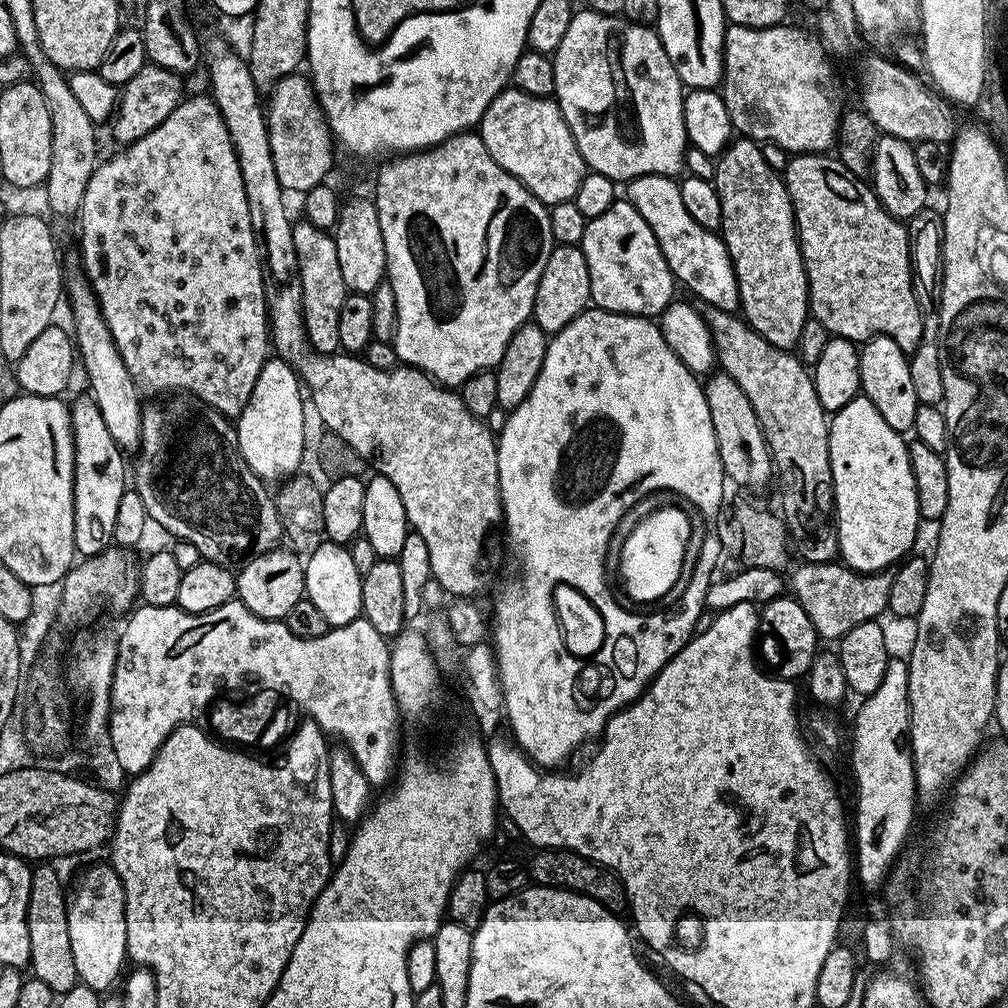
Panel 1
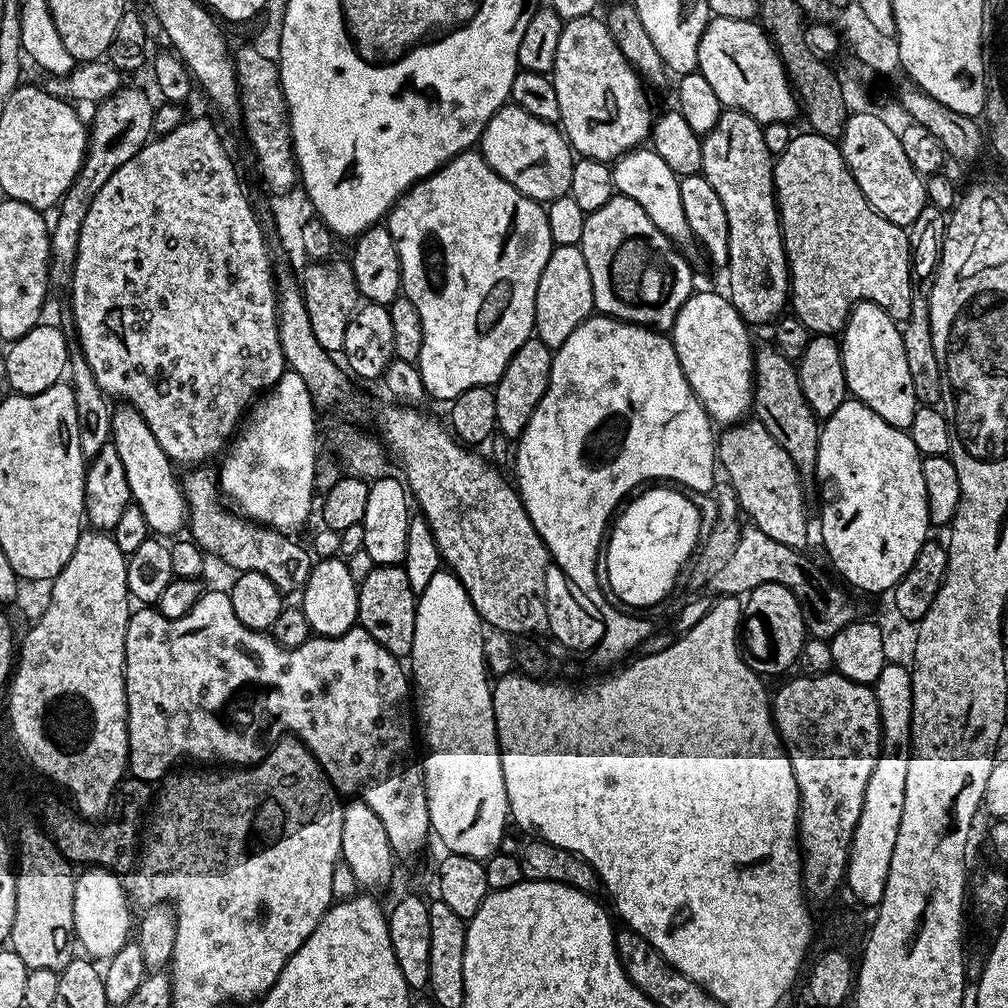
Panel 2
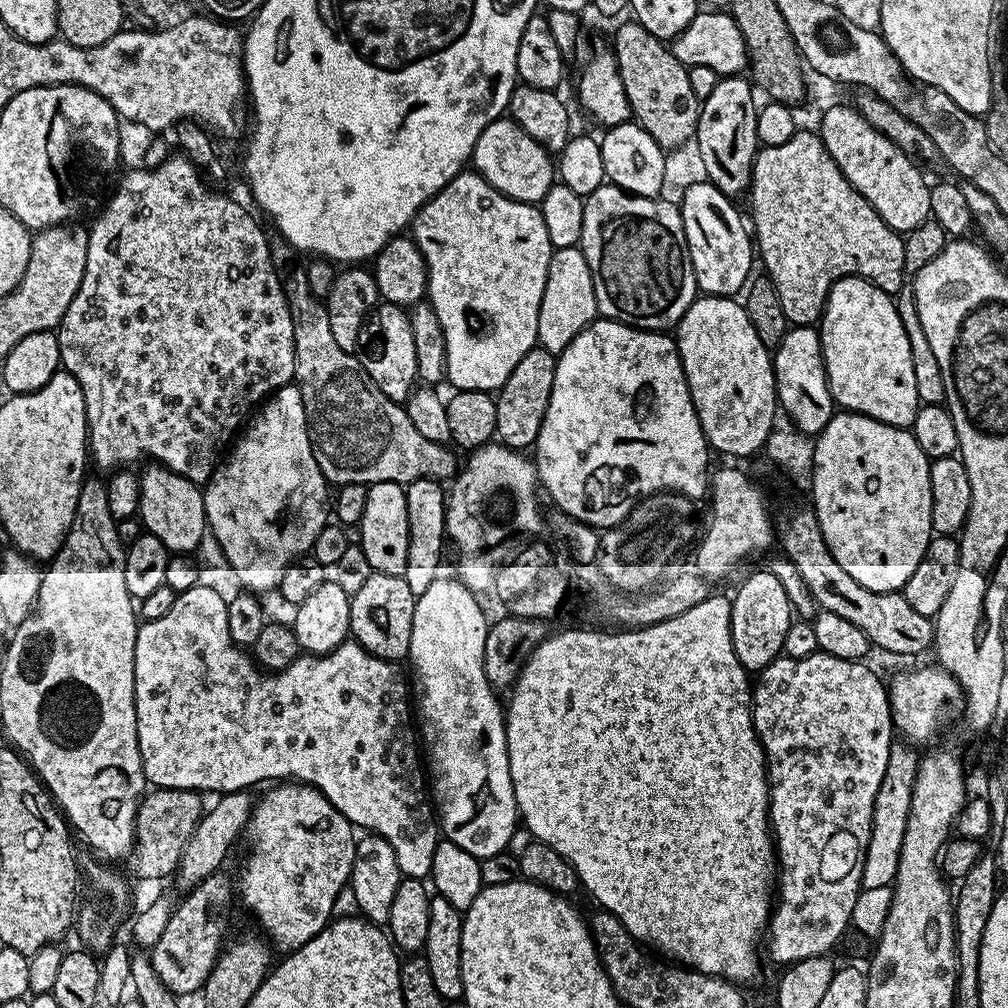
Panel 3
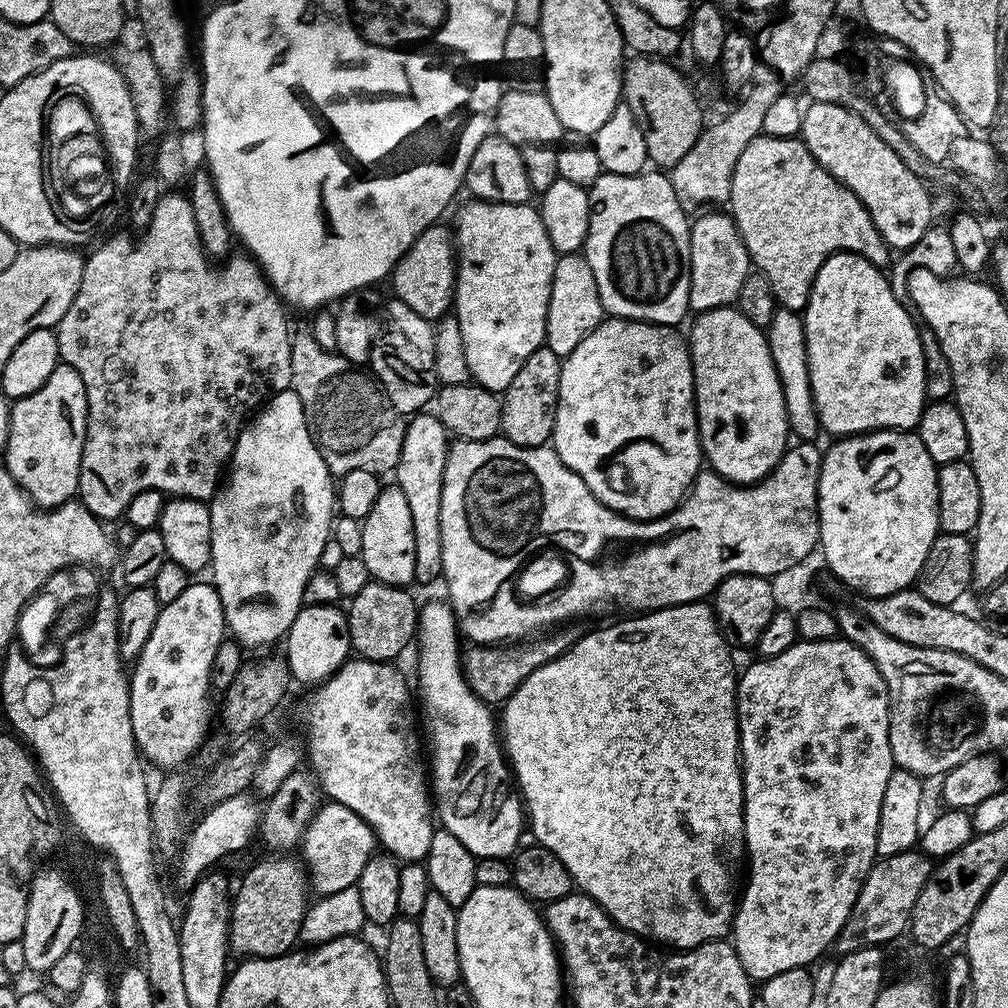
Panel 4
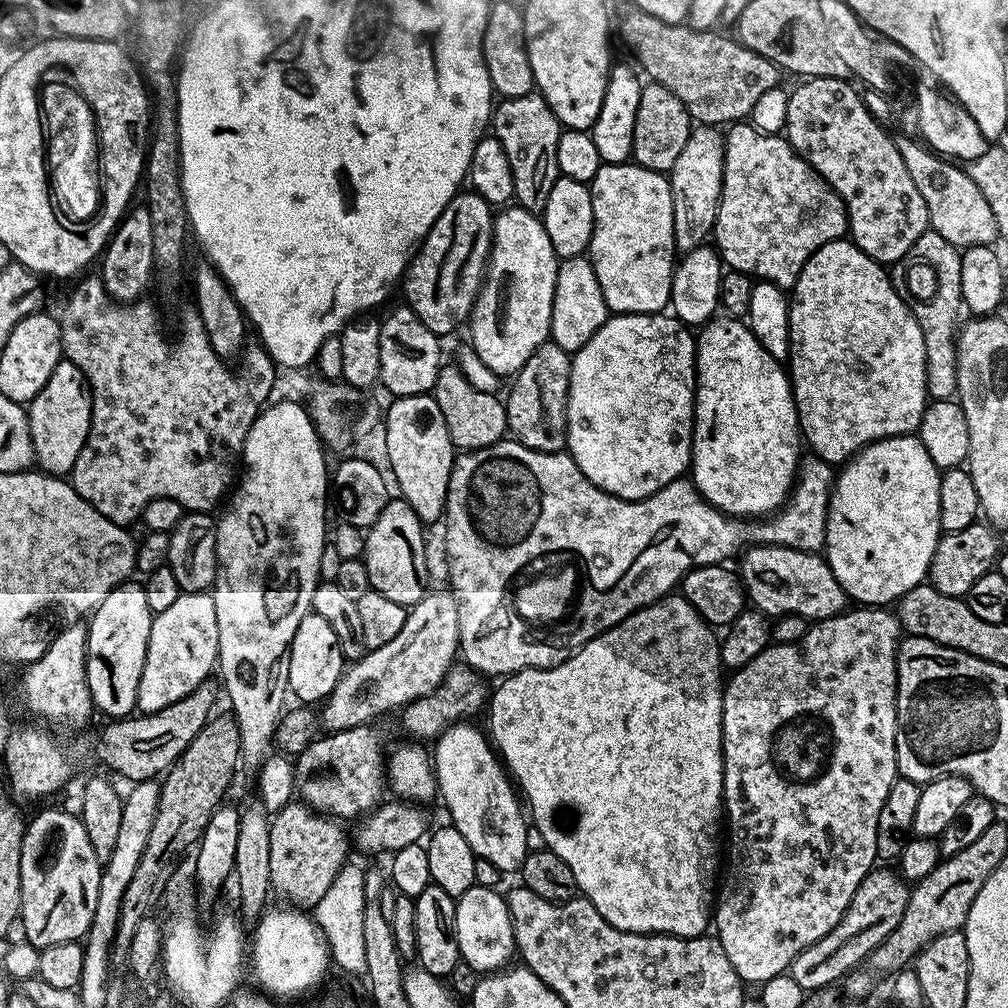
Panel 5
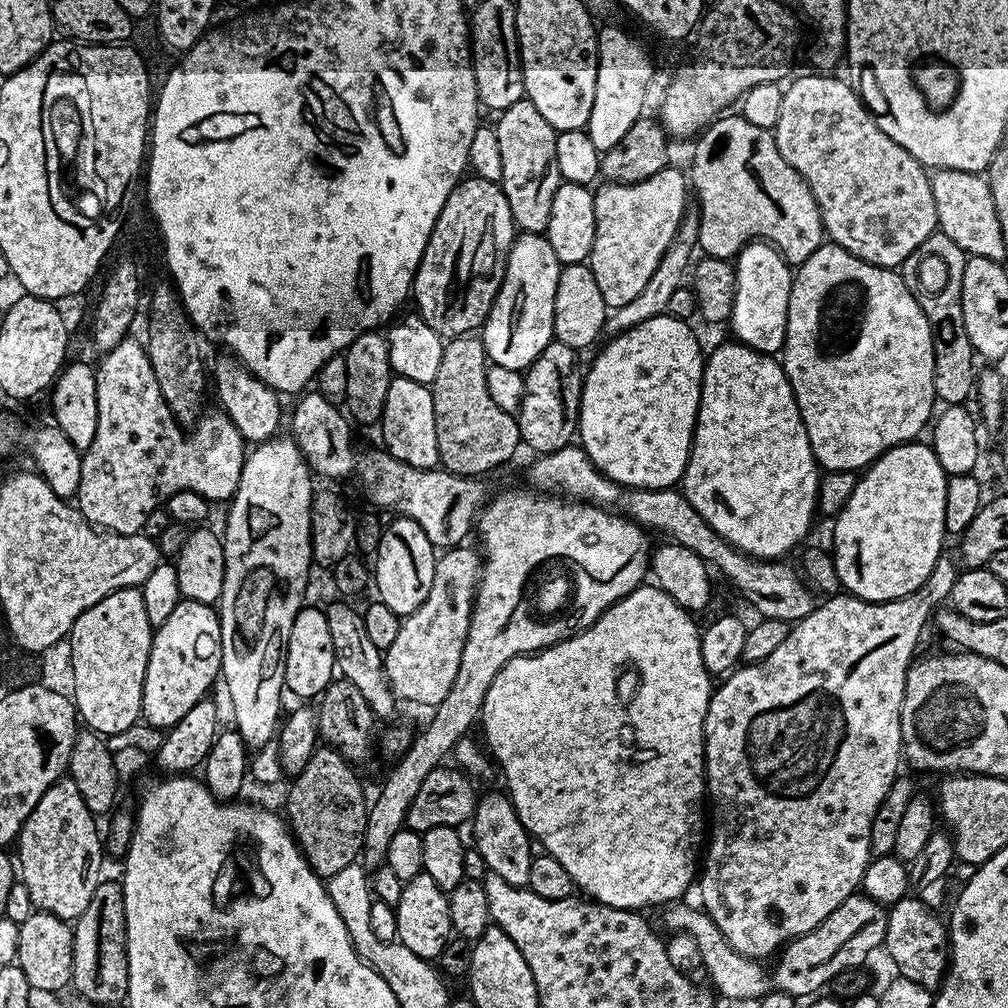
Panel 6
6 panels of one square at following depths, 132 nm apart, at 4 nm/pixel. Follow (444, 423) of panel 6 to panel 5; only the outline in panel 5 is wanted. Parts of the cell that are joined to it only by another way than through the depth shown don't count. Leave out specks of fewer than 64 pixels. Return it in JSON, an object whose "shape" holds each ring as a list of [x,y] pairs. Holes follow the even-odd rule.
{"shape":[[[448,362],[441,367],[431,395],[435,396],[438,402],[438,410],[442,410],[442,418],[446,418],[446,430],[450,430],[453,449],[485,448],[505,439],[508,432],[505,401],[491,392],[474,390],[474,386],[470,386],[470,382],[455,363]]]}

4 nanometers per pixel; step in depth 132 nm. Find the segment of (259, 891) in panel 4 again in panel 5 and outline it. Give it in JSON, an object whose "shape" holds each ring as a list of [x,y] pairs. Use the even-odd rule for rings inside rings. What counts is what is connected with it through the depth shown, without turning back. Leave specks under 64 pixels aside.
{"shape":[[[303,802],[278,809],[268,825],[271,891],[281,892],[288,899],[285,901],[301,910],[316,909],[349,859],[350,836],[344,833],[343,827],[339,819],[315,812]]]}

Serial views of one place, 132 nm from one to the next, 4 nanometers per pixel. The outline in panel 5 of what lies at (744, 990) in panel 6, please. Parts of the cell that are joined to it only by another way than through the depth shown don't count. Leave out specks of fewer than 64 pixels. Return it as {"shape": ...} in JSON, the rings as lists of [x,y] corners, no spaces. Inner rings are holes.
{"shape":[[[888,866],[873,867],[872,871],[866,874],[866,878],[862,878],[858,890],[854,890],[854,898],[850,898],[850,906],[846,906],[846,914],[838,918],[838,926],[834,926],[834,930],[830,930],[826,938],[814,942],[814,946],[802,950],[802,954],[794,958],[790,974],[794,982],[802,986],[805,994],[829,987],[828,972],[840,971],[840,974],[847,974],[853,970],[854,963],[850,957],[844,955],[847,954],[852,940],[858,939],[863,932],[868,932],[871,928],[884,927],[883,931],[889,933],[899,926],[906,911],[910,888],[903,876],[893,869],[892,872]]]}

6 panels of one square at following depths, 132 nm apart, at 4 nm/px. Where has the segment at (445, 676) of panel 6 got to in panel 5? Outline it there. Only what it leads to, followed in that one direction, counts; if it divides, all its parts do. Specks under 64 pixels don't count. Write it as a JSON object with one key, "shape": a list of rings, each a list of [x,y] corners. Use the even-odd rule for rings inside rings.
{"shape":[[[431,591],[424,599],[411,605],[402,630],[398,630],[398,634],[391,642],[386,642],[386,646],[365,651],[360,660],[351,661],[345,667],[343,674],[340,675],[340,681],[336,683],[327,700],[323,701],[321,708],[324,709],[319,709],[318,720],[323,731],[341,732],[354,726],[372,724],[375,716],[380,716],[383,712],[395,713],[412,700],[430,694],[430,690],[434,690],[434,686],[442,682],[448,668],[457,659],[459,646],[458,606],[454,602],[451,591]]]}

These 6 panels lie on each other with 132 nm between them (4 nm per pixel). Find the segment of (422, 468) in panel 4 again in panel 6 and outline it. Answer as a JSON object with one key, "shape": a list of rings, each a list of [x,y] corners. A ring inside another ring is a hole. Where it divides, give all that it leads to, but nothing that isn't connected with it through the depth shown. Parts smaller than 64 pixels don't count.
{"shape":[[[393,375],[378,423],[384,435],[383,447],[394,458],[420,468],[435,468],[440,464],[438,434],[434,426],[434,398],[429,385]]]}

